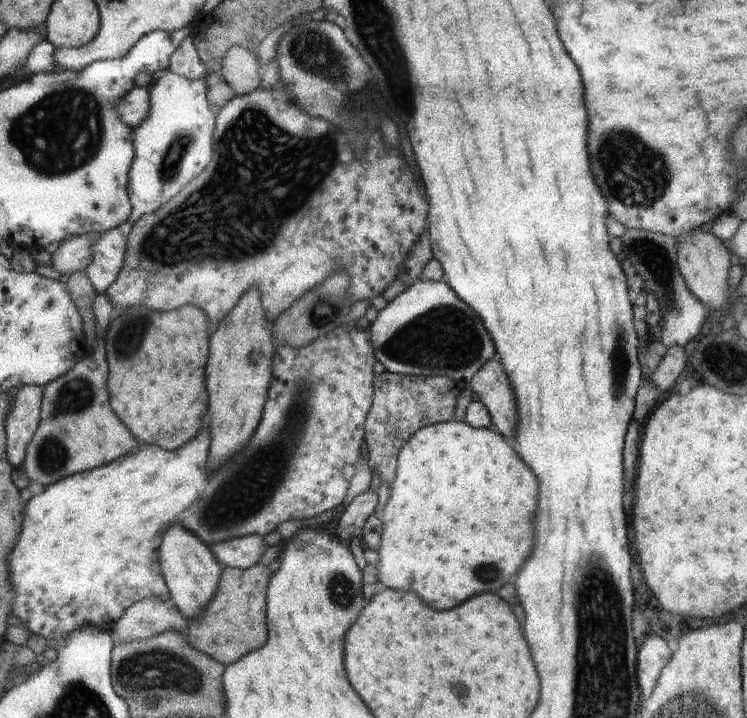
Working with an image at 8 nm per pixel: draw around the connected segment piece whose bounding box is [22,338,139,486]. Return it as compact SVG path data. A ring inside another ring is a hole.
M101 338L97 352L83 358L67 376L44 386L40 425L34 439L27 445L22 466L29 482L49 486L71 475L115 462L139 446L137 438L117 418L109 404L107 378L107 352Z

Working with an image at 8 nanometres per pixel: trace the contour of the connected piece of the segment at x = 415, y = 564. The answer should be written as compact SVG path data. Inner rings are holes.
M457 418L439 423L430 427L423 427L408 441L401 454L398 456L398 474L391 486L390 498L383 509L380 518L383 522L383 534L380 549L378 550L380 562L380 579L385 586L397 588L397 590L409 590L419 592L431 608L439 610L451 610L463 602L467 602L473 596L479 596L483 592L497 592L509 582L515 580L519 570L525 566L525 562L531 558L535 542L537 542L537 530L535 530L535 512L539 504L539 480L533 474L533 470L515 454L515 450L505 442L505 438L495 430L478 429L471 426L465 420Z

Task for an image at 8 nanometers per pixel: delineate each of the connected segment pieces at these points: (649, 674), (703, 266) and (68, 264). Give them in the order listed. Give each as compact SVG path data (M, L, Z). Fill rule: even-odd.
M648 634L639 648L639 698L645 700L651 696L657 676L671 660L671 651L661 638Z
M693 229L689 233L677 238L677 263L687 290L698 300L707 311L721 310L727 302L729 292L727 288L729 254L726 246L709 231Z
M89 233L64 240L51 254L51 266L61 275L86 271L94 259L94 245L104 234Z

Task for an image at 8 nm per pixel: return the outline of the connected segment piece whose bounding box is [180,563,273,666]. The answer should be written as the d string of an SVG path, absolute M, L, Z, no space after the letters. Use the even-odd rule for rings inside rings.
M261 563L247 570L225 567L222 572L223 586L220 584L218 594L201 617L189 620L188 631L180 635L193 648L226 666L241 660L253 650L263 648L267 644L267 586L271 576L273 572L269 566Z

